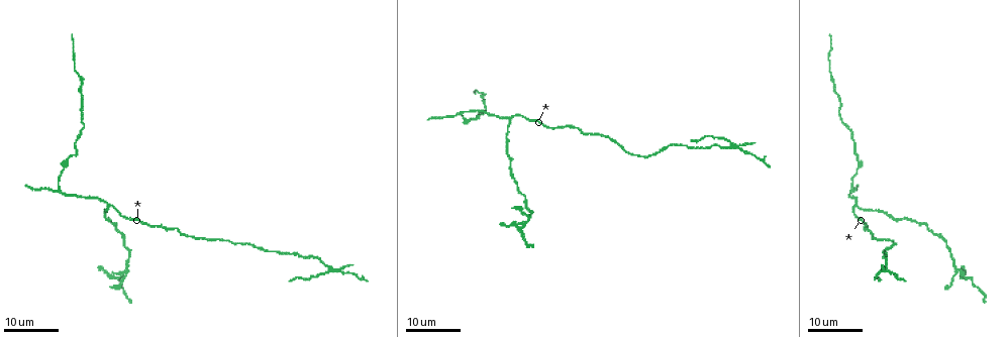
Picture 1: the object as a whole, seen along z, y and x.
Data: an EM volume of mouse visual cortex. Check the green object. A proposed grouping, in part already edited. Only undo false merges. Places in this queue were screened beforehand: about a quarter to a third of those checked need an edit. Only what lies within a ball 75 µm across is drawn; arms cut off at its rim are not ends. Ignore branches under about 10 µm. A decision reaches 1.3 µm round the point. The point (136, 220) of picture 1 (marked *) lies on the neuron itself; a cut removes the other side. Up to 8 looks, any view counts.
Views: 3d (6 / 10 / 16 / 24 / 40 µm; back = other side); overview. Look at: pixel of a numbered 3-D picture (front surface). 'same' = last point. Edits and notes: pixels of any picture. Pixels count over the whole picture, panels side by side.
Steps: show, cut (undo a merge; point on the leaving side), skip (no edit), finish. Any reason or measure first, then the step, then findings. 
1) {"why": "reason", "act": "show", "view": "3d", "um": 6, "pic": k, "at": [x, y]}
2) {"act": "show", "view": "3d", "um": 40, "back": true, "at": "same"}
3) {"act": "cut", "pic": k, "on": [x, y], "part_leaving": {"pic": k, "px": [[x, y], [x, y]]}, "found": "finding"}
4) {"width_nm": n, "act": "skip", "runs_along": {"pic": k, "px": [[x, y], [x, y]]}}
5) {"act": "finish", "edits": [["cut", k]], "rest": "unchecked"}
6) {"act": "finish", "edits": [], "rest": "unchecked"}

{"why": "two arms in line, one across", "act": "show", "view": "3d", "um": 24, "pic": 1, "at": [857, 203]}

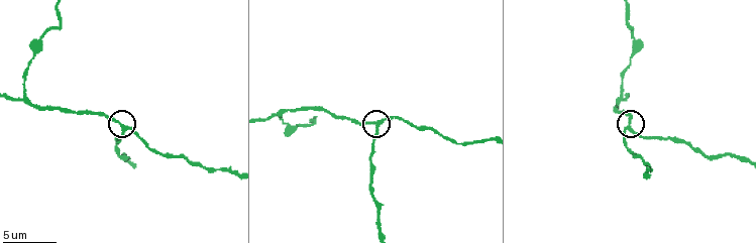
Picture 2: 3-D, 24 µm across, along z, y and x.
{"act": "show", "view": "3d", "um": 10, "pic": 2, "at": [377, 121]}

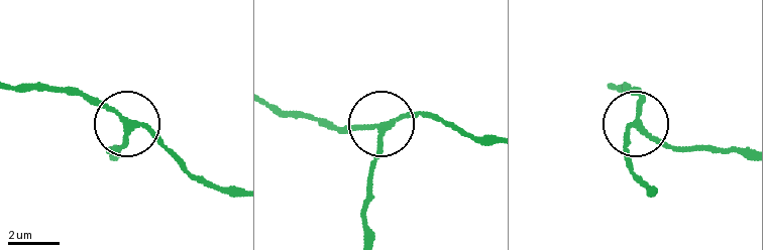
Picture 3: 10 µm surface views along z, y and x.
{"act": "skip", "runs_along": {"pic": 3, "px": [[486, 143], [441, 121], [409, 117], [385, 126], [371, 173]]}, "found": "continuous, no second neuron"}

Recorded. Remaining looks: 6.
{"act": "show", "view": "3d", "um": 24, "pic": 1, "at": [944, 239]}

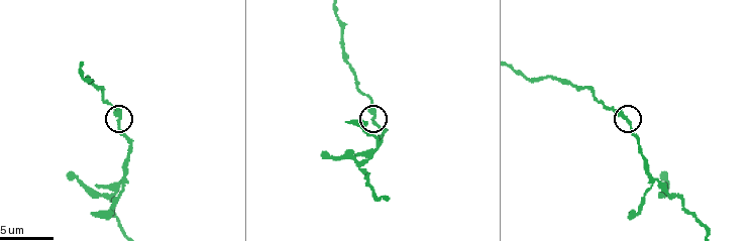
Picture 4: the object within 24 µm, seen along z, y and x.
{"act": "show", "view": "3d", "um": 6, "pic": 4, "at": [622, 116]}

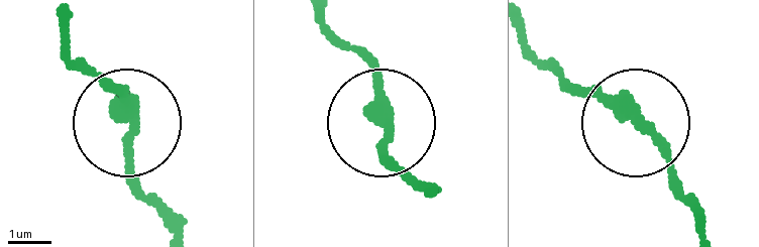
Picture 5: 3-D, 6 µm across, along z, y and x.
{"width_nm": 260, "act": "cut", "pic": 5, "on": [127, 182], "part_leaving": {"pic": 5, "px": [[135, 134], [135, 184], [164, 228]]}, "found": "a second neuron is stuck on"}

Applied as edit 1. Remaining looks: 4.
{"why": "narrows sharply", "act": "show", "view": "3d", "um": 16, "pic": 1, "at": [704, 149]}

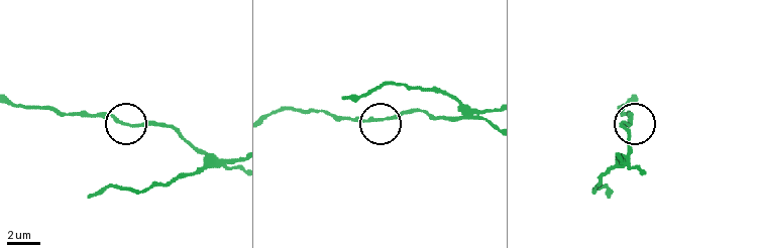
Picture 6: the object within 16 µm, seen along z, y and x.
{"act": "show", "view": "3d", "um": 6, "pic": 6, "at": [382, 118]}

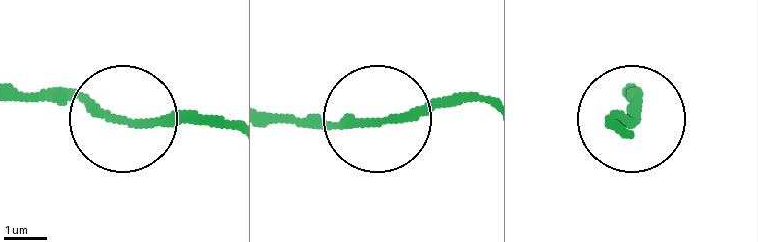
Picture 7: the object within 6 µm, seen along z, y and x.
{"act": "skip", "runs_along": {"pic": 7, "px": [[267, 112], [409, 123], [452, 101], [484, 101]]}, "found": "all the same neuron"}

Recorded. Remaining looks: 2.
{"why": "looks like a crossing", "act": "show", "view": "3d", "um": 16, "pic": 1, "at": [332, 271]}

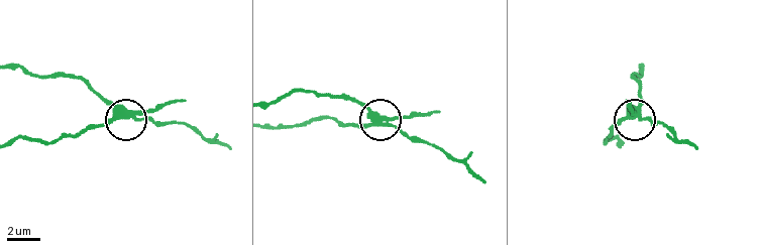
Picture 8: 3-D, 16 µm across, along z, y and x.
{"act": "show", "view": "3d", "um": 6, "pic": 8, "at": [122, 115]}

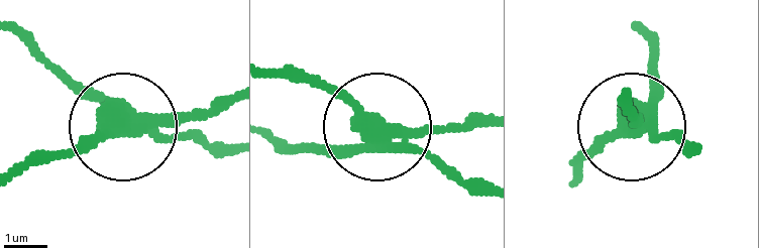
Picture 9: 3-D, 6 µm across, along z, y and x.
{"act": "cut", "pic": 9, "on": [194, 109], "part_leaving": {"pic": 9, "px": [[128, 117], [12, 164]]}, "found": "two neurons meet here"}

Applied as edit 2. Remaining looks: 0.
{"act": "finish", "edits": [["cut", 5], ["cut", 9]], "rest": "unchecked"}

